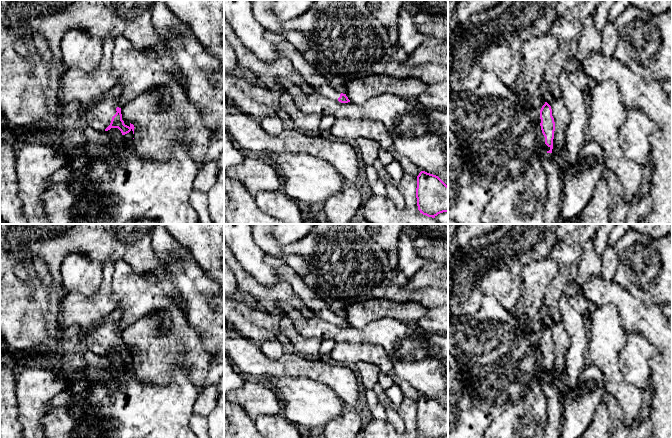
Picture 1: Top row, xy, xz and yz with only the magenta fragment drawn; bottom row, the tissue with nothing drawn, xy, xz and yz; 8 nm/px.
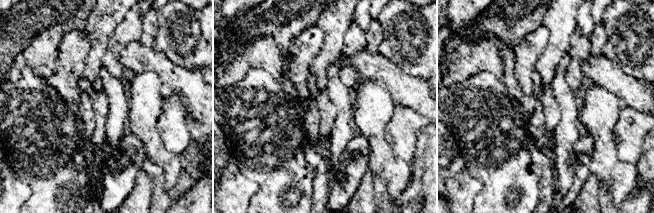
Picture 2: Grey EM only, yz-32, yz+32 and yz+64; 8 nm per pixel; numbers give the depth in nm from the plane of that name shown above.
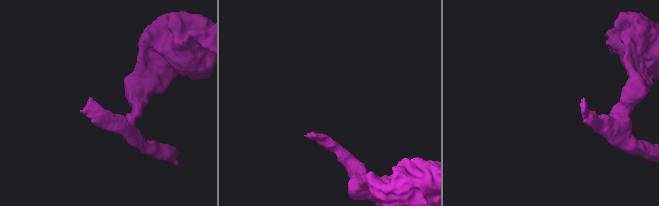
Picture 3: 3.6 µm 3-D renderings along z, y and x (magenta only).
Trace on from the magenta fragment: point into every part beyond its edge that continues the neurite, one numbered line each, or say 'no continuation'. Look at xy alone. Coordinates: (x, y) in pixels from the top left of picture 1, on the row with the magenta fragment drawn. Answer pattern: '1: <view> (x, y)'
1: xy (99, 118)

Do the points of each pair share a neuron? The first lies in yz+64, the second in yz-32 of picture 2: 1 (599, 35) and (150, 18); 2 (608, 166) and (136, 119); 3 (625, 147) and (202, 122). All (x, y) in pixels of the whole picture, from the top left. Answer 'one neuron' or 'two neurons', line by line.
1: one neuron
2: one neuron
3: two neurons

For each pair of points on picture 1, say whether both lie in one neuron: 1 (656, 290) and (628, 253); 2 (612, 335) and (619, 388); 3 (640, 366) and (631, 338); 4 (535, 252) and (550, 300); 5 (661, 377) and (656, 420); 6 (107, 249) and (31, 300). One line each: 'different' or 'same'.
1: same
2: same
3: same
4: different
5: same
6: same

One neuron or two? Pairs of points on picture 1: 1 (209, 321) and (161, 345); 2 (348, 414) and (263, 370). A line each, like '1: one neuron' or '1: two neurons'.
1: two neurons
2: two neurons

